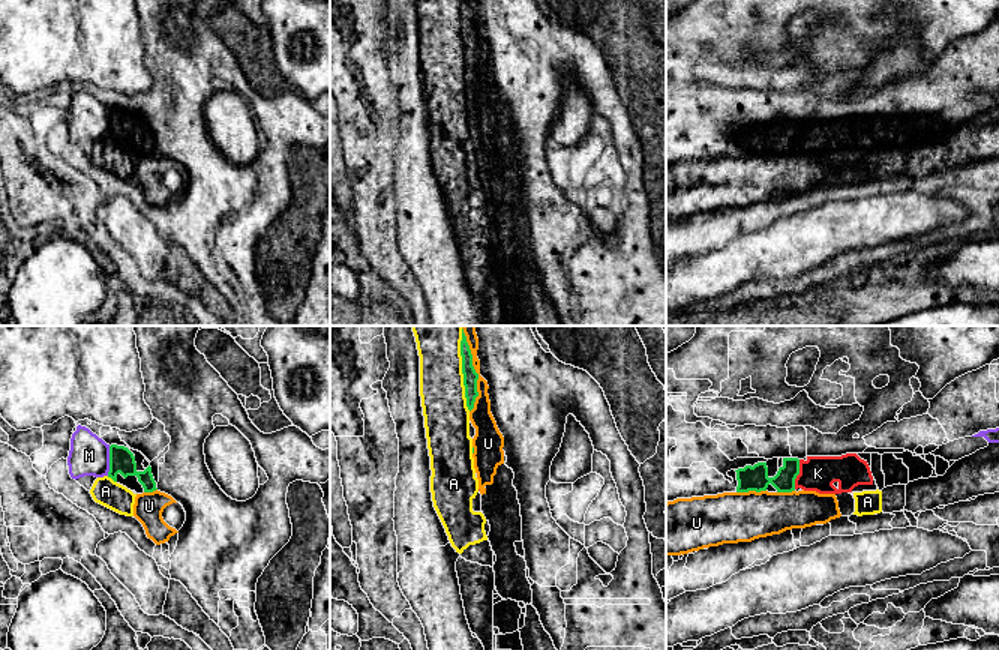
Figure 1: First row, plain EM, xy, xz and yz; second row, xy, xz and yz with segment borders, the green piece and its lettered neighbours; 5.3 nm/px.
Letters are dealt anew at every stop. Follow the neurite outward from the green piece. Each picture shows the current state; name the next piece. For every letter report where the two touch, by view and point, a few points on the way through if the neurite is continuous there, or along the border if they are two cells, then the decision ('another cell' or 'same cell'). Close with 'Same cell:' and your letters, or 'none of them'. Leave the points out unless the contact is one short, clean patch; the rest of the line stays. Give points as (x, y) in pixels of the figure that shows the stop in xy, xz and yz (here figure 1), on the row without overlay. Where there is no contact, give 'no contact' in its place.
A: xz (462, 36) | another cell
K: yz (798, 137) | across yz (755, 141), (786, 144), (798, 137), (818, 137) | same cell
M: xy (110, 125) | another cell
U: xz (477, 38) | along xz (465, 0), (477, 38), (477, 60), (470, 75) | another cell
Same cell: K

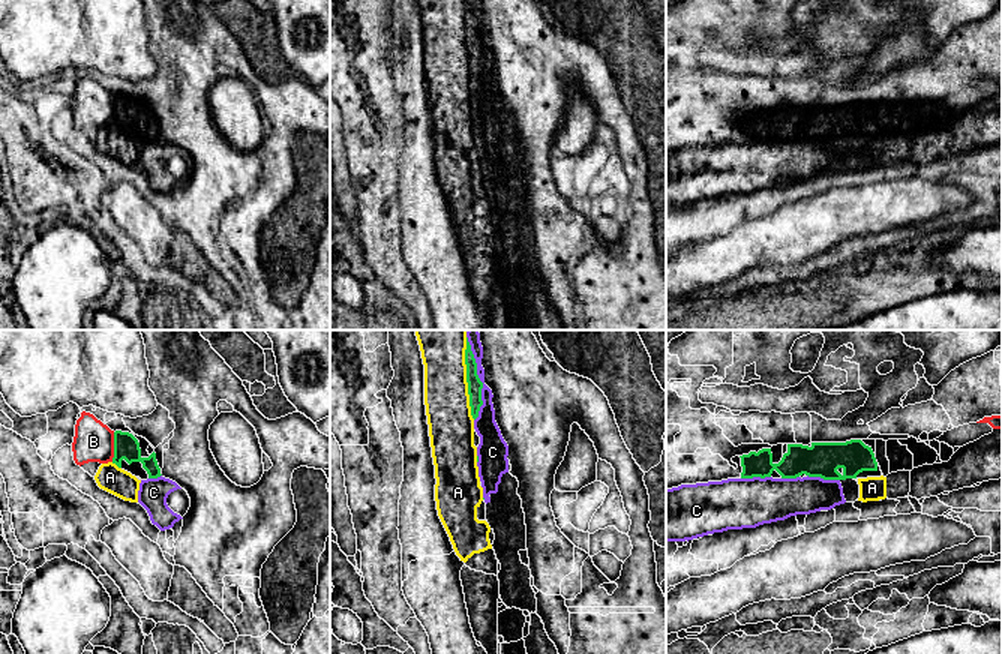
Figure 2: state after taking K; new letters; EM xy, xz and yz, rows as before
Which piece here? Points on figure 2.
A: xz (467, 42) | another cell
B: xy (114, 111) | another cell
C: xz (479, 42) | along xz (467, 0), (482, 47), (482, 69), (474, 84) | another cell
Same cell: none of them

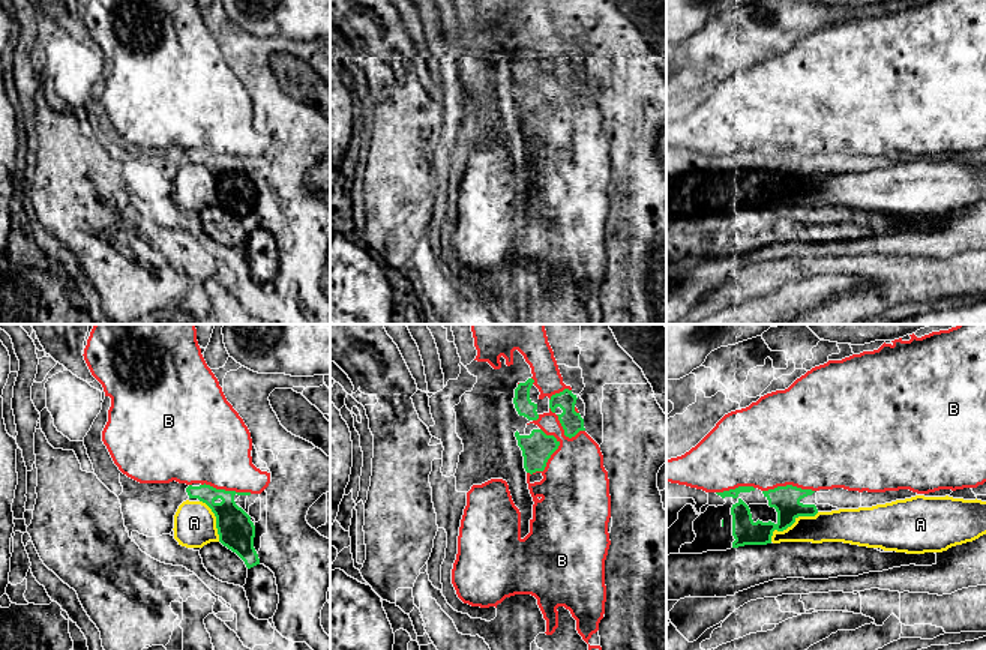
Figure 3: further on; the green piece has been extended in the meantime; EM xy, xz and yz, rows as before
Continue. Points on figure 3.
A: yz (791, 188) | another cell
B: xz (551, 117) | another cell
Same cell: none of them

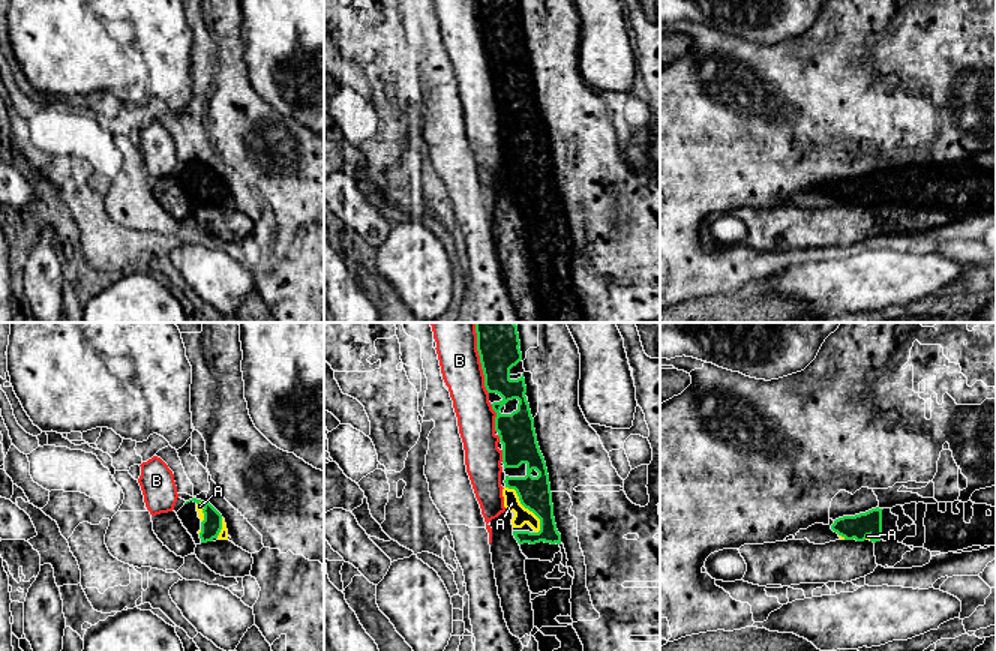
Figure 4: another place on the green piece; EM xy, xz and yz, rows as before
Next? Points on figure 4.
A: xz (527, 171) | across xz (534, 158), (527, 171), (521, 167), (512, 167) | same cell
B: xz (482, 29) | another cell
Same cell: A

